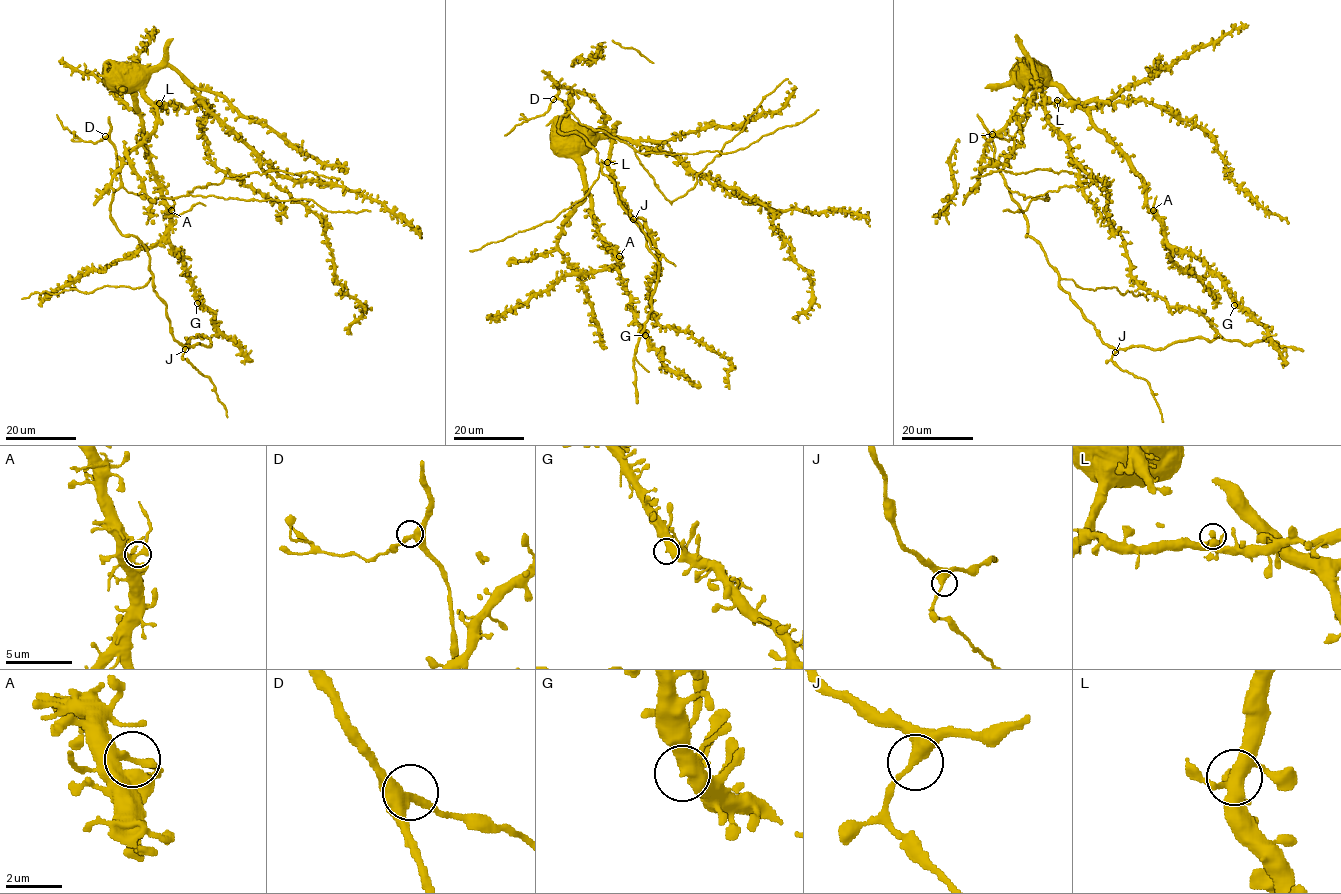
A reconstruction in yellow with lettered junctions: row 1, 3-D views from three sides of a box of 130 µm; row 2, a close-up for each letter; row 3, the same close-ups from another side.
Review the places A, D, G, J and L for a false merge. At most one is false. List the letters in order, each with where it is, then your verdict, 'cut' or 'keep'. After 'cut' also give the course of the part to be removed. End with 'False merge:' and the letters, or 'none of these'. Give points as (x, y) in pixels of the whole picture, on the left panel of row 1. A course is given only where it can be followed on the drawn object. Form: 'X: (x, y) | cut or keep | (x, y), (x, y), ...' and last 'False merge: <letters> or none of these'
A: (171, 210) | cut | (171, 211), (174, 200), (171, 196)
D: (105, 136) | keep
G: (197, 303) | keep
J: (185, 349) | keep
L: (159, 103) | keep
False merge: A

